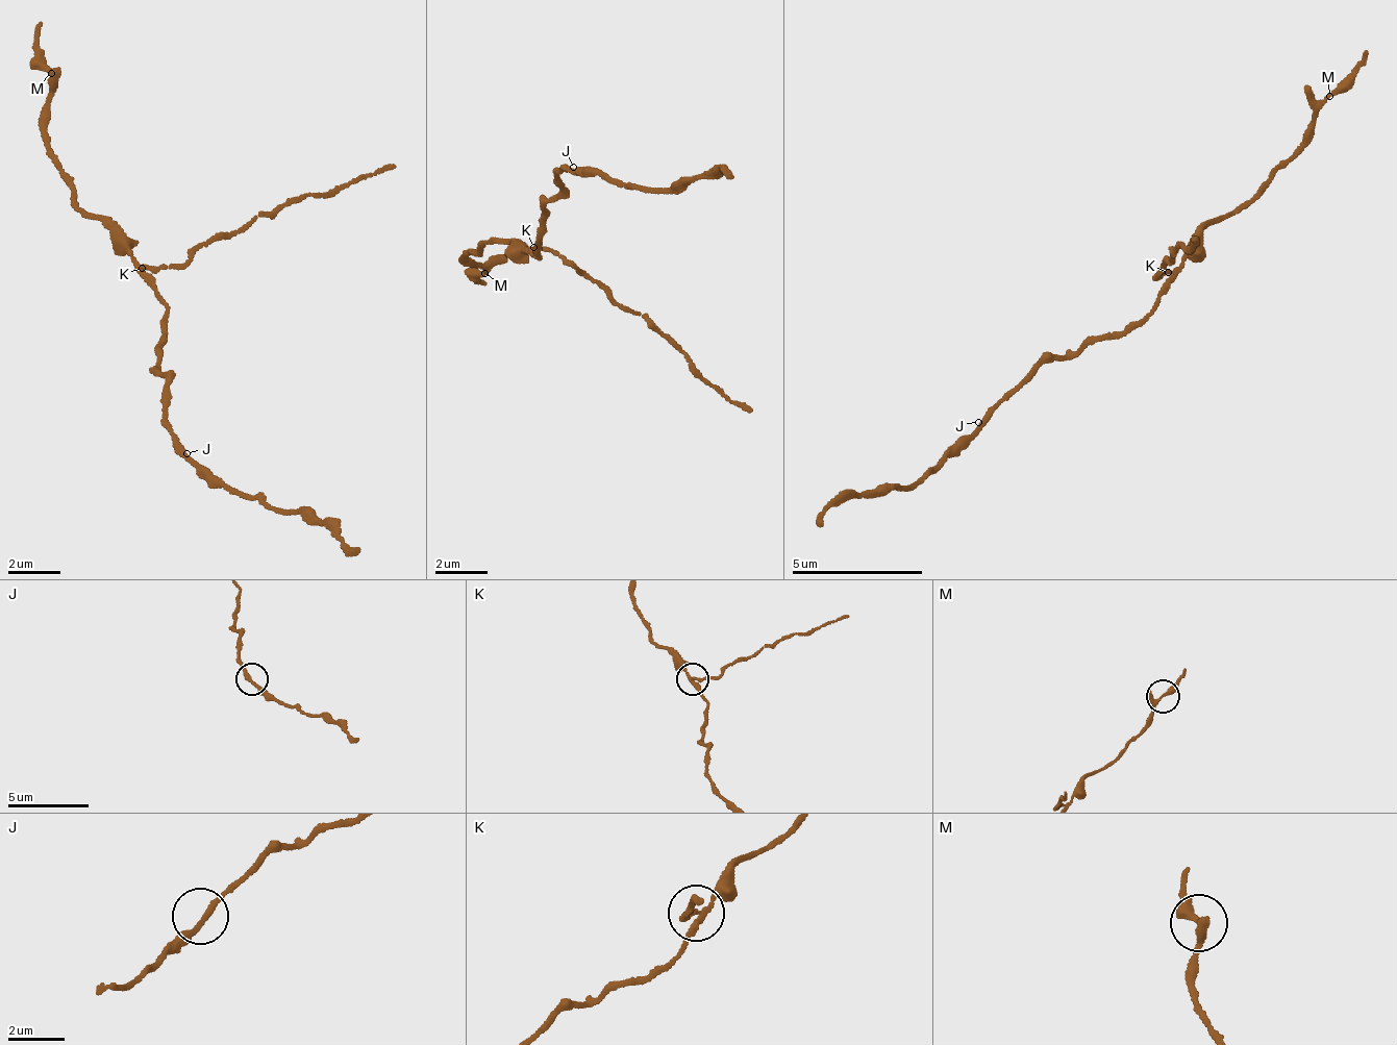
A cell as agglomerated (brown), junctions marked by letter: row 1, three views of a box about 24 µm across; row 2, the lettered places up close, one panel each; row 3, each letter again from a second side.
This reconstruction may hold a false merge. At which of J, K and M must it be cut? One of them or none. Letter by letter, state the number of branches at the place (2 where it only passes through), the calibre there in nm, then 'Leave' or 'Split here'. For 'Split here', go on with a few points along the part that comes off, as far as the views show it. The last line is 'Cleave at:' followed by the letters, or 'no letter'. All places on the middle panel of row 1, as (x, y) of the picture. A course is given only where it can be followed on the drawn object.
J: Branches: 2. Thickness 200 nm. Leave
K: Branches: 3. Thickness 170 nm. Split here. Course of the part to remove: (533, 245), (560, 255), (644, 318), (695, 373), (752, 411)
M: Branches: 3. Thickness 240 nm. Leave
Cleave at: K

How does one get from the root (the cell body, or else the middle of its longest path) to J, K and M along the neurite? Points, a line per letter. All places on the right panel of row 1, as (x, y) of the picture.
J: (1105, 340), (1095, 338), (1076, 351), (1049, 358), (1030, 372), (1030, 378), (991, 407), (978, 422)
K: (1105, 340), (1111, 340), (1153, 307), (1168, 270)
M: (1105, 340), (1153, 307), (1176, 276), (1198, 230), (1253, 196), (1273, 166), (1301, 146), (1301, 132), (1329, 96)

